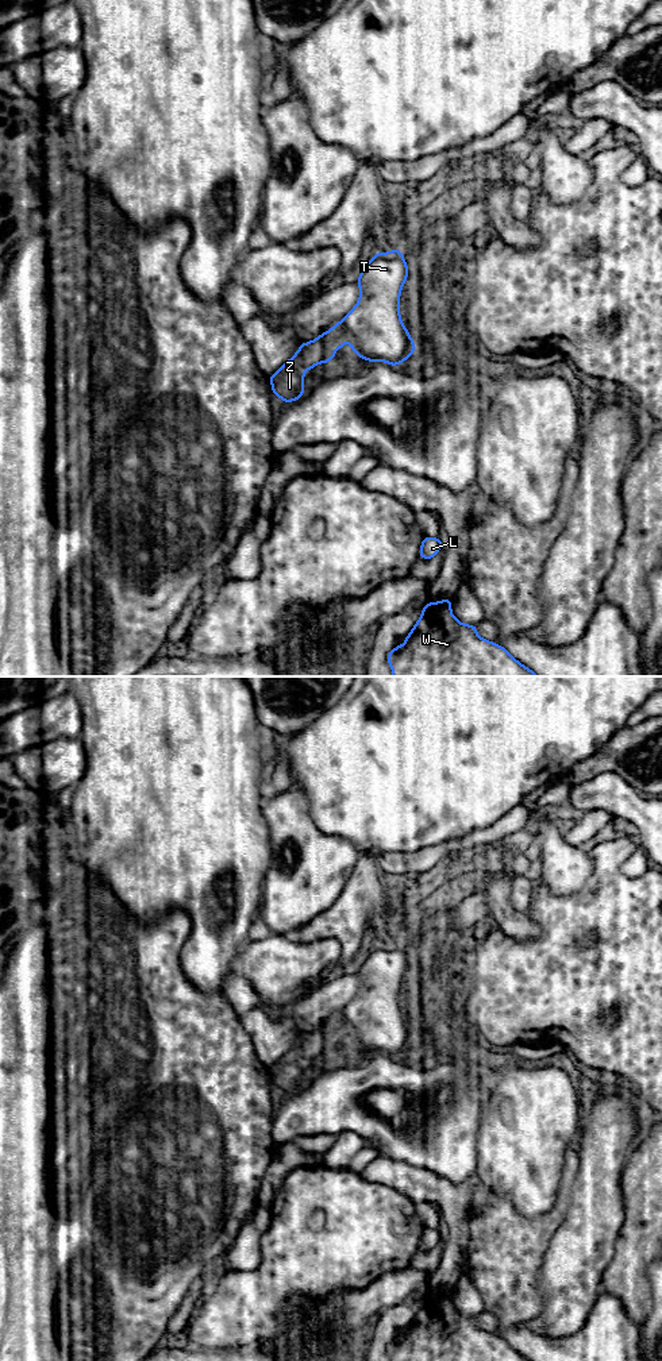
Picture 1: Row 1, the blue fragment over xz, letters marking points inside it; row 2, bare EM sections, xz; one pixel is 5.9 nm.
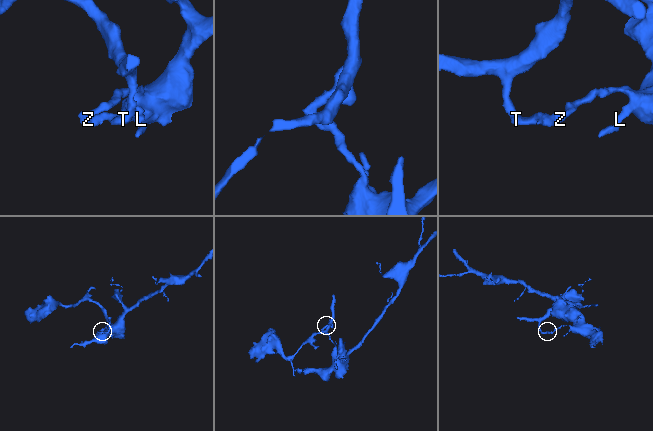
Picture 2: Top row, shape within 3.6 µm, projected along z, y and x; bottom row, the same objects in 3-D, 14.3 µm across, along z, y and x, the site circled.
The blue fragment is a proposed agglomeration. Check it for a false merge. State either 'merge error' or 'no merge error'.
merge error

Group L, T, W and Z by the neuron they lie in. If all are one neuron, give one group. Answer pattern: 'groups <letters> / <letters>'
groups L W Z / T

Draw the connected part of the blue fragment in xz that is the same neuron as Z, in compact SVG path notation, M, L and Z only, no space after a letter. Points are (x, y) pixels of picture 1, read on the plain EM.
M296 1060L288 1064L274 1064L272 1084L278 1087L284 1094L293 1094L304 1086L304 1061Z

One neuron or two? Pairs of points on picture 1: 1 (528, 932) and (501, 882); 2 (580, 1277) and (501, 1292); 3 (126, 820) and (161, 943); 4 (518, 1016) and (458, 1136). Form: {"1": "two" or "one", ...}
{"1": "one", "2": "two", "3": "two", "4": "two"}

